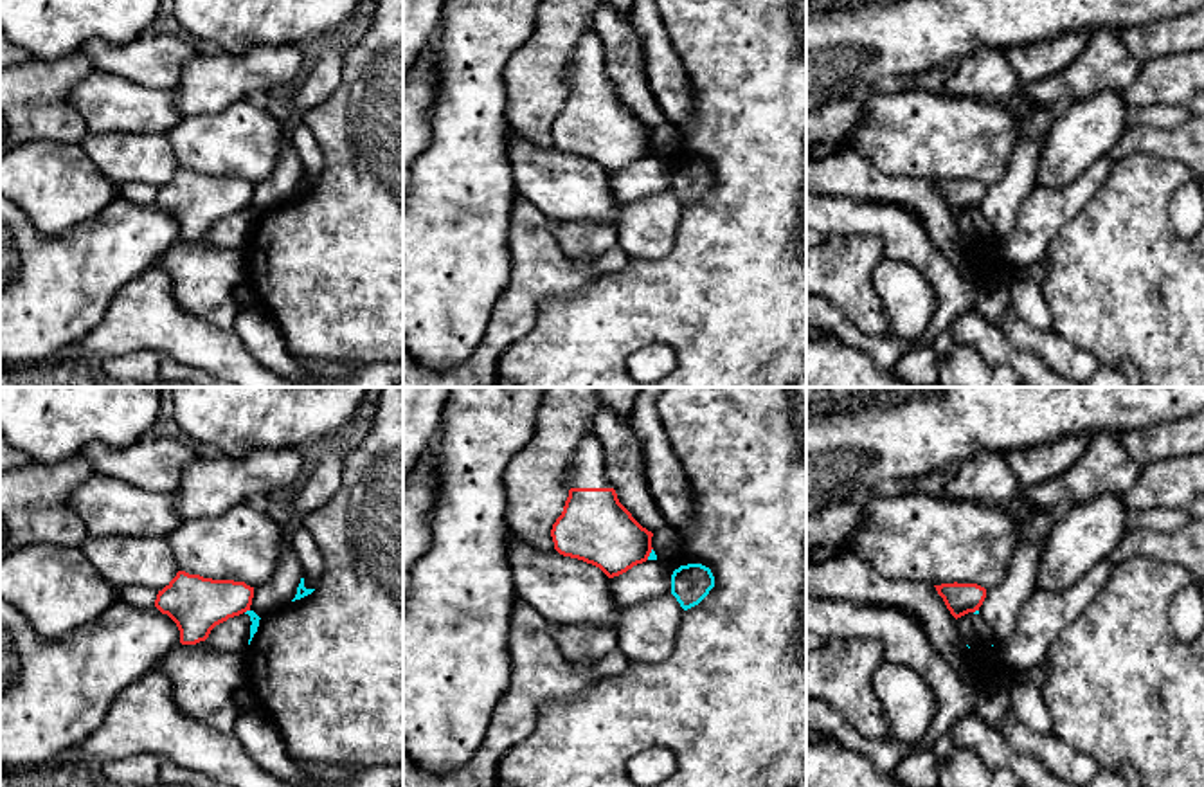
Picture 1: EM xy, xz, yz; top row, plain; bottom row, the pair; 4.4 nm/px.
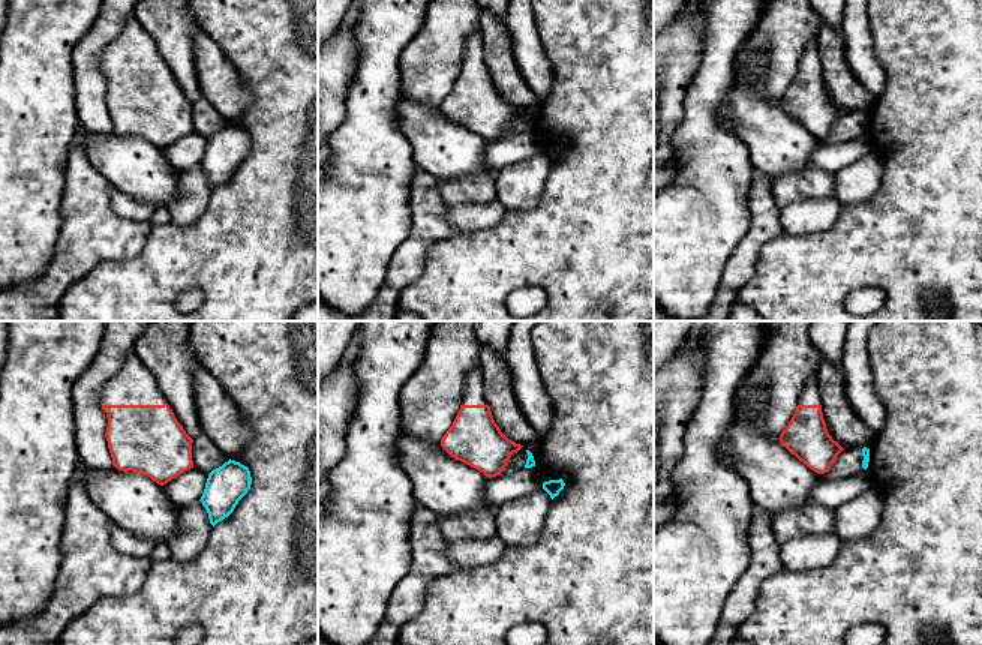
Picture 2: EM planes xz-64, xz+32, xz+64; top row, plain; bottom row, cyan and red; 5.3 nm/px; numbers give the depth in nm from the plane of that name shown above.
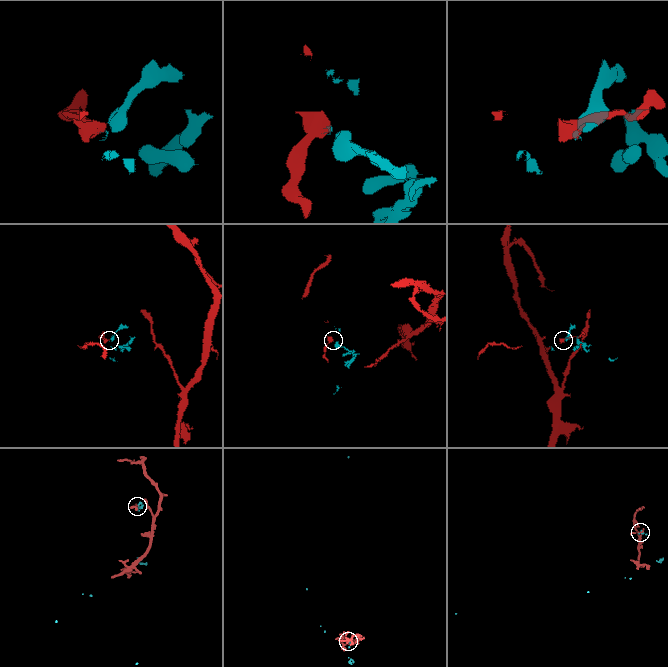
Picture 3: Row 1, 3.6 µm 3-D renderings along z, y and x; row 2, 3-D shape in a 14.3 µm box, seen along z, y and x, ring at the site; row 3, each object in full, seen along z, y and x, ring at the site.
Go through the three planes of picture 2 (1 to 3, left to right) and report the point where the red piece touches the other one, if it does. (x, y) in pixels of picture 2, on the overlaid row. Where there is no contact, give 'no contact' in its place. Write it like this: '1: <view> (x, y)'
1: no contact
2: no contact
3: no contact

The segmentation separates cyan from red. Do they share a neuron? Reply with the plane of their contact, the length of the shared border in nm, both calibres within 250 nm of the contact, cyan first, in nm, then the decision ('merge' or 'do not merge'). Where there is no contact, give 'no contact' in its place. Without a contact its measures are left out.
meets cyan in xy; contact 30 nm long; 50 nm thick on the cyan side, 240 nm on the other; do not merge

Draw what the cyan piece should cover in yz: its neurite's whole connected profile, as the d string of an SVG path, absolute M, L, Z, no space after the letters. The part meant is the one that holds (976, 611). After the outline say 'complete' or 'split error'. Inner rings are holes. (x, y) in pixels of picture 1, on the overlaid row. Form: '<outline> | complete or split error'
M979 611L957 618L957 630L970 650L993 647L997 638Z | split error

